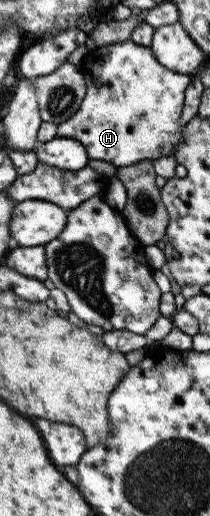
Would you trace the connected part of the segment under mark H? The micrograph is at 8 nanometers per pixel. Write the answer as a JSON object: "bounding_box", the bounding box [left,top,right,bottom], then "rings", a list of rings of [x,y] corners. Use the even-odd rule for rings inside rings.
{"bounding_box":[58,40,192,167],"rings":[[[131,40],[105,48],[95,47],[83,58],[81,72],[85,76],[87,92],[79,110],[69,120],[58,124],[59,137],[78,140],[86,148],[89,159],[105,161],[116,167],[175,155],[183,140],[181,115],[185,92],[191,84],[192,75],[179,74],[165,68],[157,62],[151,48],[134,44]]]}

